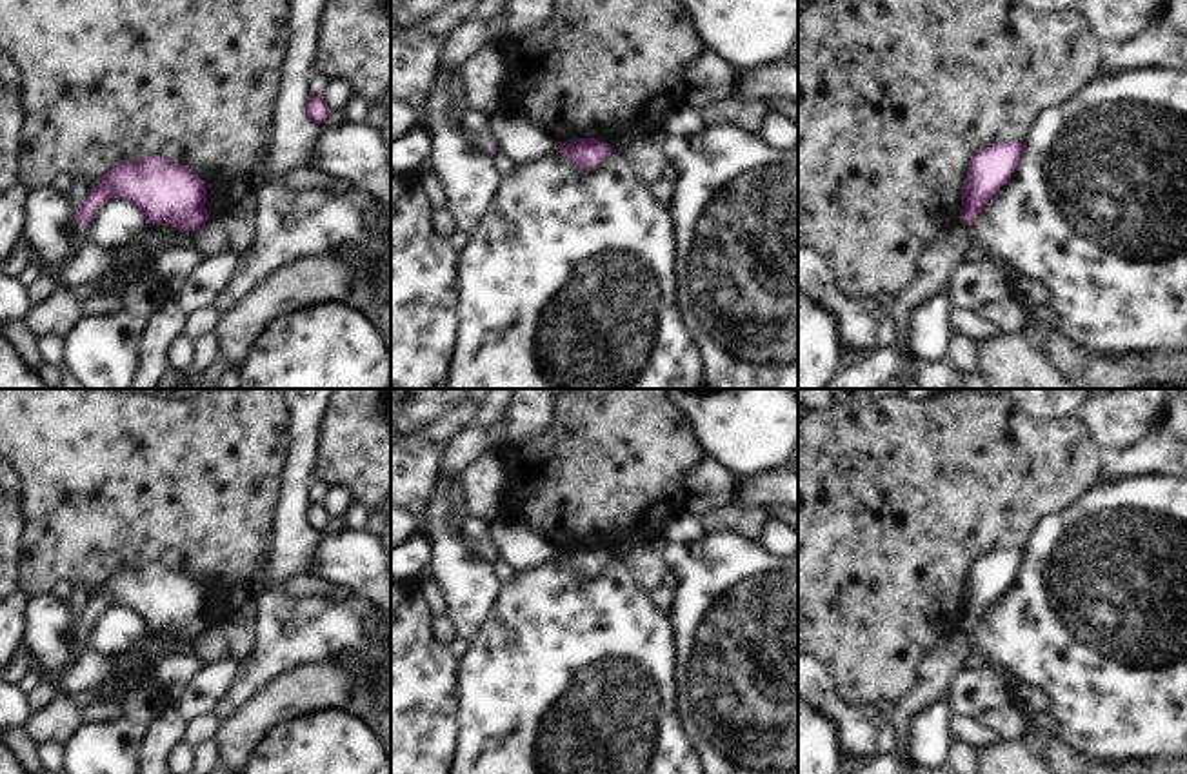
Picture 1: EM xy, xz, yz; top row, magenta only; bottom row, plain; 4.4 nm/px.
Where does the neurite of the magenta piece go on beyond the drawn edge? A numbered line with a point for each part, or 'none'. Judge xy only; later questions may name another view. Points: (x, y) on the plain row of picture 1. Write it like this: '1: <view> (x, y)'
1: xy (80, 638)

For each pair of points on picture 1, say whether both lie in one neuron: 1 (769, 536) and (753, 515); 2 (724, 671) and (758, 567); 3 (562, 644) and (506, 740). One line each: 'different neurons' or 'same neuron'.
1: different neurons
2: same neuron
3: same neuron

